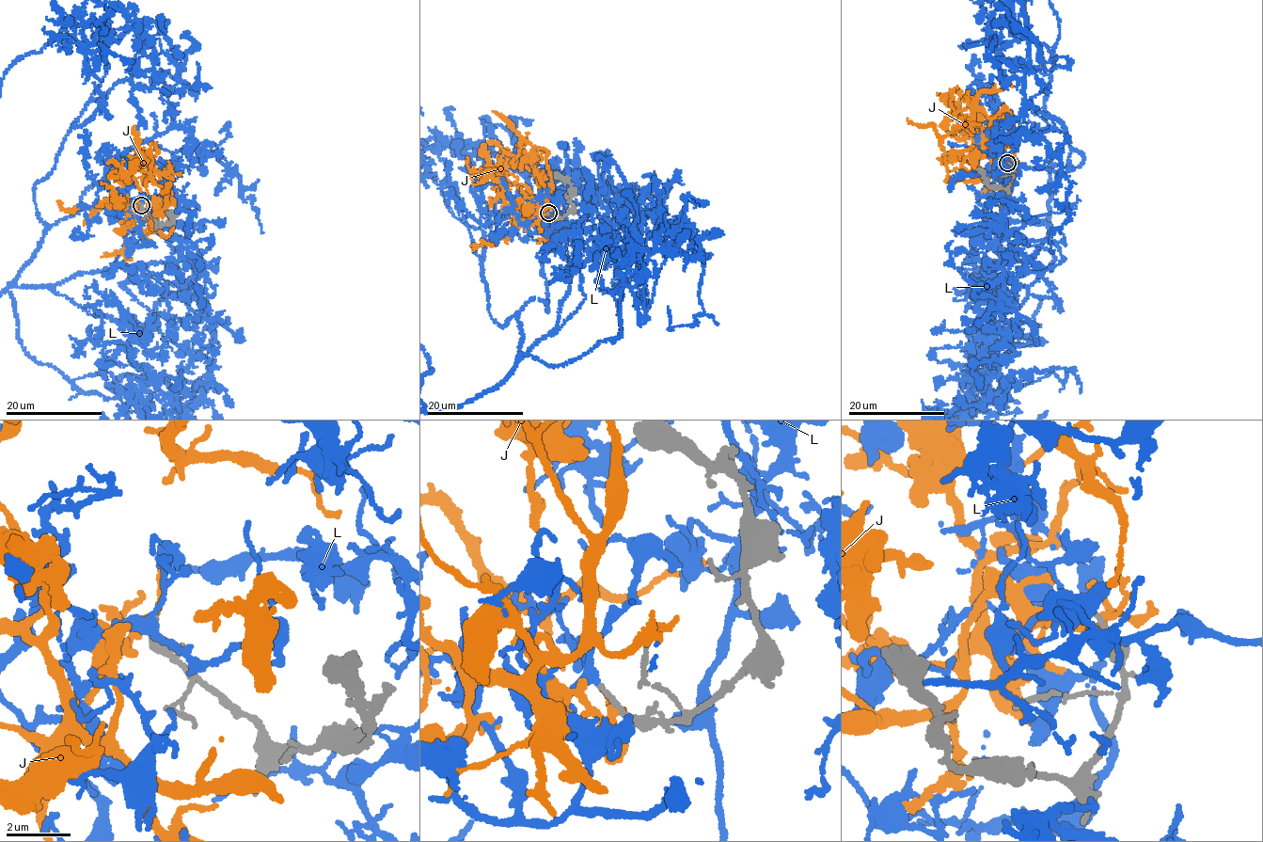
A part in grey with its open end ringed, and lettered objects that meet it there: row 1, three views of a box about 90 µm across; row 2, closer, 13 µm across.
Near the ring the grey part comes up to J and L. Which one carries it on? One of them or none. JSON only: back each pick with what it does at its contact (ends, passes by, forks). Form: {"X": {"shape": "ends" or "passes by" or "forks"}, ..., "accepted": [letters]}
{"L": {"shape": "forks"}, "accepted": ["L"]}

